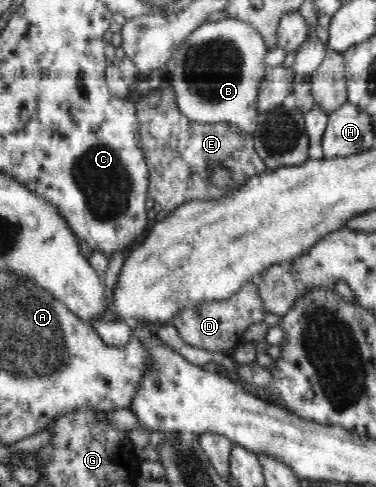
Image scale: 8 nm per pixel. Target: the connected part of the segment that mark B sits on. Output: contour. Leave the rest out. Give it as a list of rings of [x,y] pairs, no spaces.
[[[231,16],[208,23],[205,21],[178,46],[173,55],[175,63],[170,71],[170,86],[180,112],[193,122],[234,124],[253,137],[259,119],[257,96],[267,70],[265,55],[268,50],[263,37],[247,22]]]

